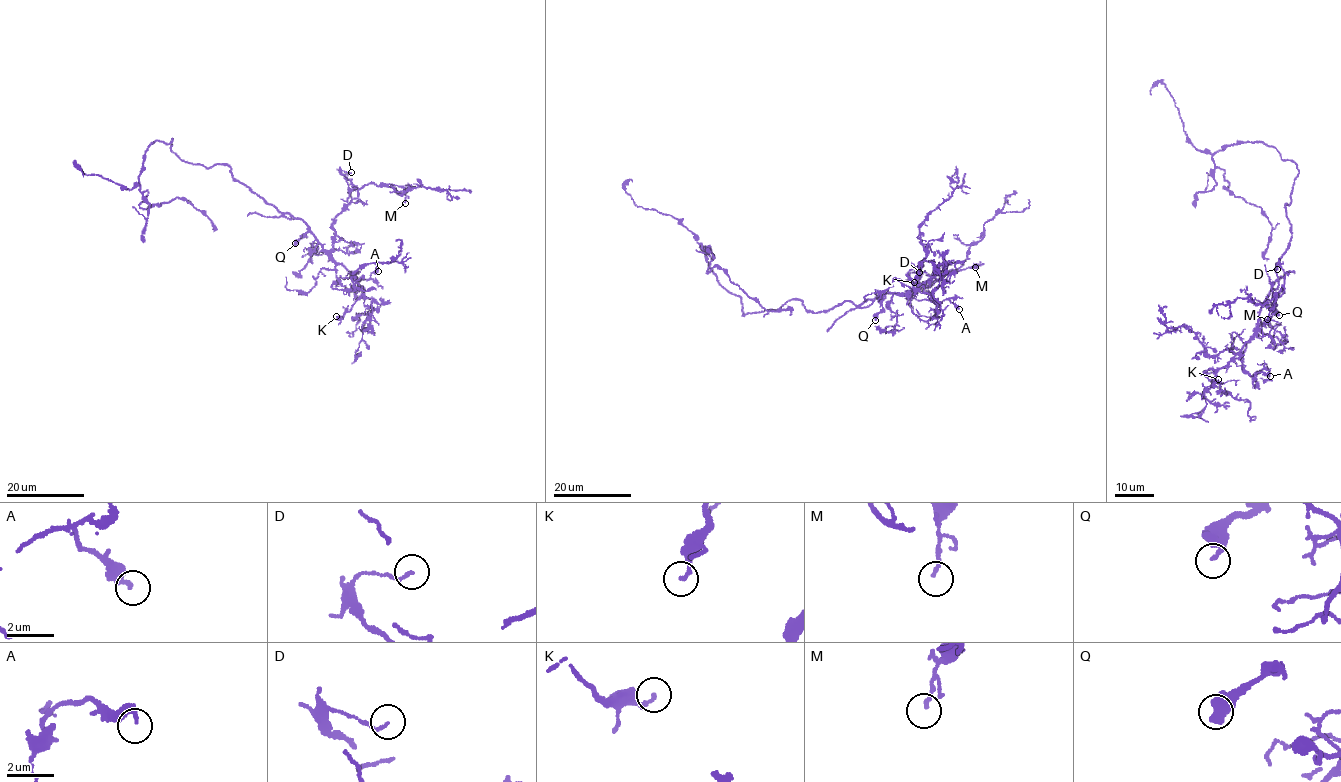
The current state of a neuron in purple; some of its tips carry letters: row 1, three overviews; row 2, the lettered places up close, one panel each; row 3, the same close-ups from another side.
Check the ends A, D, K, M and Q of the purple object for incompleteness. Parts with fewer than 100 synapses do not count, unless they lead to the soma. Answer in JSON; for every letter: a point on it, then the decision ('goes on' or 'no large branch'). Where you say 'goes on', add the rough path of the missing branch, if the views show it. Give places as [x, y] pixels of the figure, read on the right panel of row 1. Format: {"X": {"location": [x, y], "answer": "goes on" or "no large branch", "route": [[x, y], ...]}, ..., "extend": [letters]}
{"A": {"location": [1270, 376], "answer": "no large branch"}, "D": {"location": [1277, 269], "answer": "no large branch"}, "K": {"location": [1218, 379], "answer": "no large branch"}, "M": {"location": [1267, 319], "answer": "no large branch"}, "Q": {"location": [1279, 315], "answer": "no large branch"}, "extend": []}

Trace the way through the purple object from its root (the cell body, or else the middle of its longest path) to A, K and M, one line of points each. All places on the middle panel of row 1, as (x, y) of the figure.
A: (805, 306), (823, 312), (847, 301), (861, 305), (912, 289), (930, 294), (939, 304), (949, 299), (959, 309)
K: (805, 306), (823, 312), (847, 301), (861, 305), (888, 293), (901, 296), (939, 266), (921, 261), (914, 282)
M: (805, 306), (823, 312), (888, 293), (909, 298), (920, 284), (930, 287), (950, 272), (975, 267)

